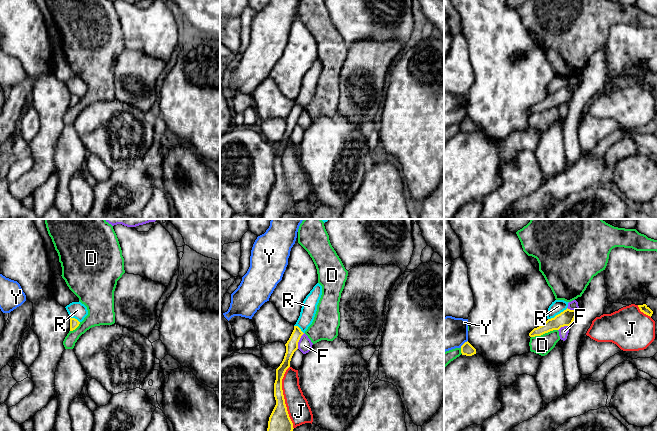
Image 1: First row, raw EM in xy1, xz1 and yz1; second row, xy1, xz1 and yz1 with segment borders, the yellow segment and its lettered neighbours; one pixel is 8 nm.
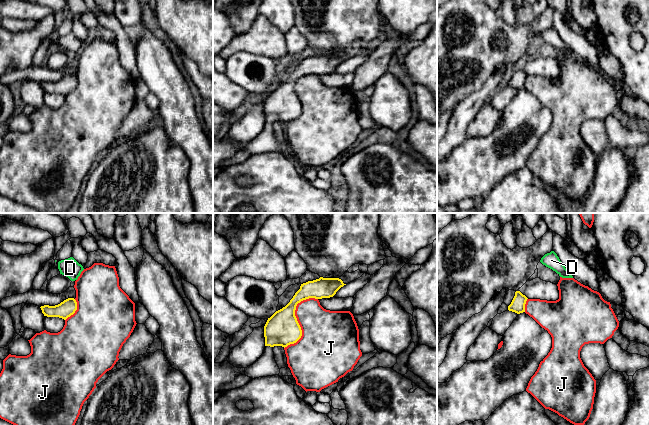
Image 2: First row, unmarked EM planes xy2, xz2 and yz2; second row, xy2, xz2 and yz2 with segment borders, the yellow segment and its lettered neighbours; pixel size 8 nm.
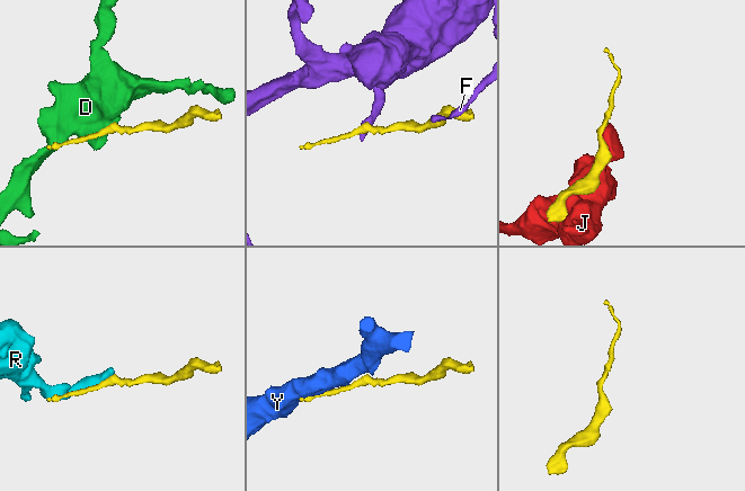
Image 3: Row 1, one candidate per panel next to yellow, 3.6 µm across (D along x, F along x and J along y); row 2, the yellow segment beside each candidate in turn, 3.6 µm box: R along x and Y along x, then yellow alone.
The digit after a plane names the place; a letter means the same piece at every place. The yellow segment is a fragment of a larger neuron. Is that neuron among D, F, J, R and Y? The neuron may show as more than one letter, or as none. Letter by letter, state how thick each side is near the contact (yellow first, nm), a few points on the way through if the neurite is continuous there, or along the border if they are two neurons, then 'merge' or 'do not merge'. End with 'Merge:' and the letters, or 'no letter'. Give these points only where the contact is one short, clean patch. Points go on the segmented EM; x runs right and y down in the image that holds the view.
D: 120/160 nm | do not merge
F: 100/110 nm | along xz1 (304, 333), (298, 342), (297, 348) | do not merge
J: 280/360 nm | do not merge
R: 120/110 nm | do not merge
Y: 100/280 nm | along yz1 (467, 340), (460, 347) | do not merge
Merge: no letter

